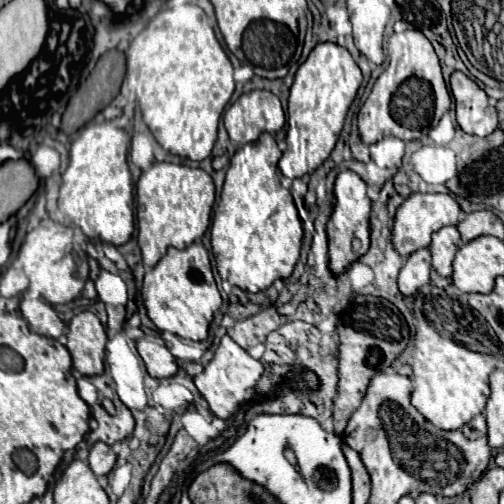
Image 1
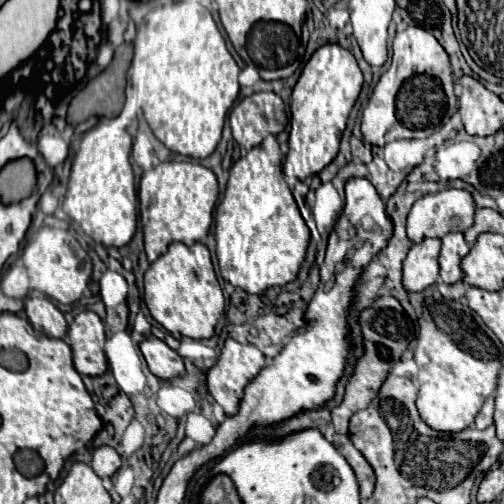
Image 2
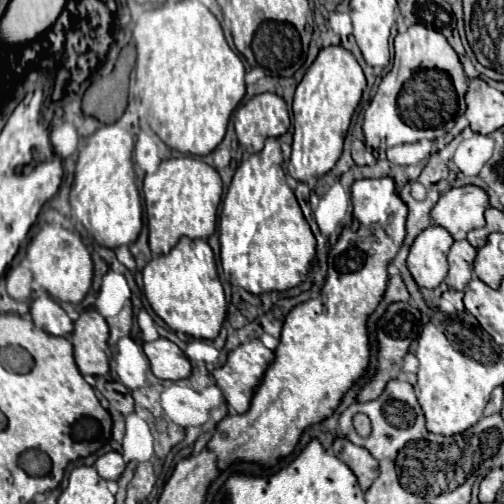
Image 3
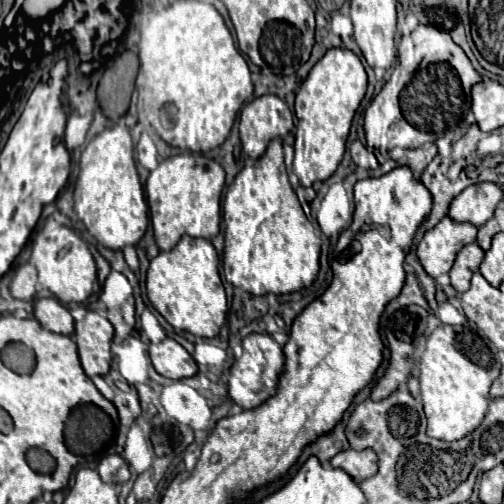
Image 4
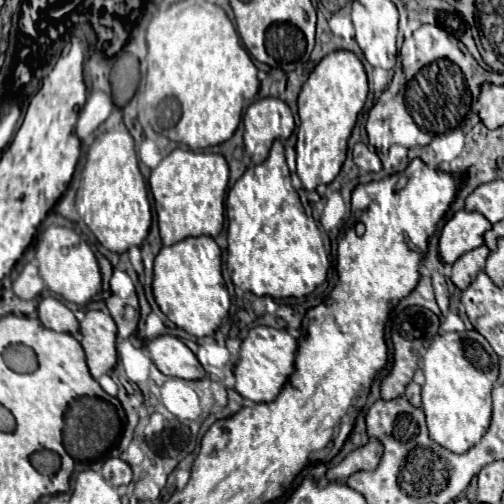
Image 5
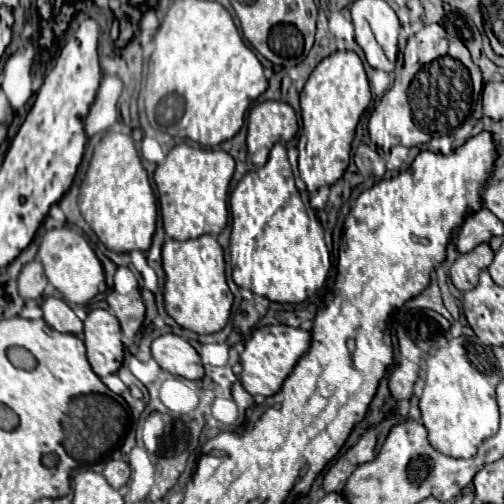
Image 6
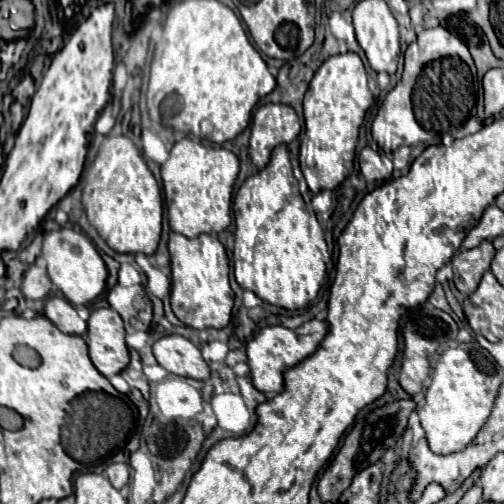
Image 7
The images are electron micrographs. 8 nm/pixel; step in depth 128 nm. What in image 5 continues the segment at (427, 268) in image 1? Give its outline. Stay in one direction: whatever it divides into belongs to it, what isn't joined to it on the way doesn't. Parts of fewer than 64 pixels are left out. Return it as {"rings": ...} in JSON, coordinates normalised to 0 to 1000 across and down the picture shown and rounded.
{"rings":[[[905,421],[877,452],[873,512],[901,524],[921,500],[960,484],[960,464],[976,444],[952,421]]]}

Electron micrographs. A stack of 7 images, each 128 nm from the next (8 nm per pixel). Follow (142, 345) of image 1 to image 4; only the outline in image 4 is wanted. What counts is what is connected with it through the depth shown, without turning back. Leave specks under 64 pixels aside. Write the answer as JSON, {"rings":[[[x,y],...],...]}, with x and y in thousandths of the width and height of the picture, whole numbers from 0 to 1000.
{"rings":[[[325,671],[313,683],[298,683],[298,710],[310,738],[341,754],[361,754],[393,738],[385,710],[341,671]]]}

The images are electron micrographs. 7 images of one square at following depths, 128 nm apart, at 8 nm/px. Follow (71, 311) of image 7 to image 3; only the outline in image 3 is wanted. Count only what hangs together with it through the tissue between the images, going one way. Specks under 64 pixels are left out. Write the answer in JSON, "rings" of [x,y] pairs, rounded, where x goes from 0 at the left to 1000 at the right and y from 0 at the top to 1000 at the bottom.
{"rings":[[[79,587],[63,595],[60,623],[63,623],[67,643],[103,667],[135,667],[143,659],[139,627],[99,587]]]}

